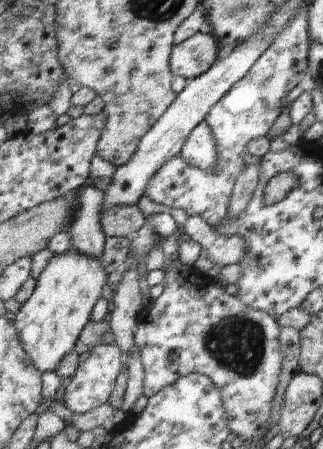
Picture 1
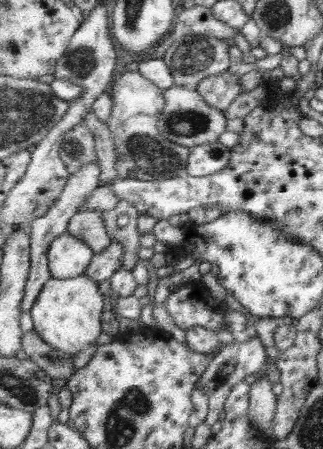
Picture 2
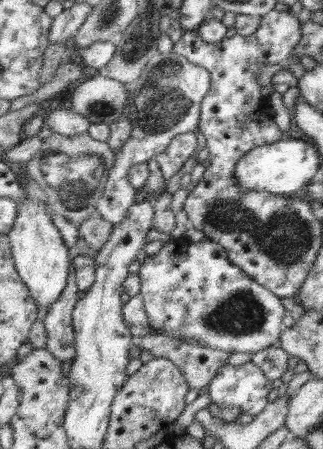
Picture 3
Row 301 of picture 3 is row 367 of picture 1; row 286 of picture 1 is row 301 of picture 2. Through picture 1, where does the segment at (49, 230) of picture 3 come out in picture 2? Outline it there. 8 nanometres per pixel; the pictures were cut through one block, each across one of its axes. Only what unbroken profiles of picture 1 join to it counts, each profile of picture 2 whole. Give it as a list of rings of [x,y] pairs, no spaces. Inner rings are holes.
[[[77,276],[69,280],[51,278],[45,286],[41,296],[31,310],[35,320],[35,332],[49,342],[53,348],[63,350],[67,356],[77,356],[91,344],[97,344],[101,332],[105,332],[103,312],[107,310],[107,300],[99,288],[99,282],[89,276]]]

